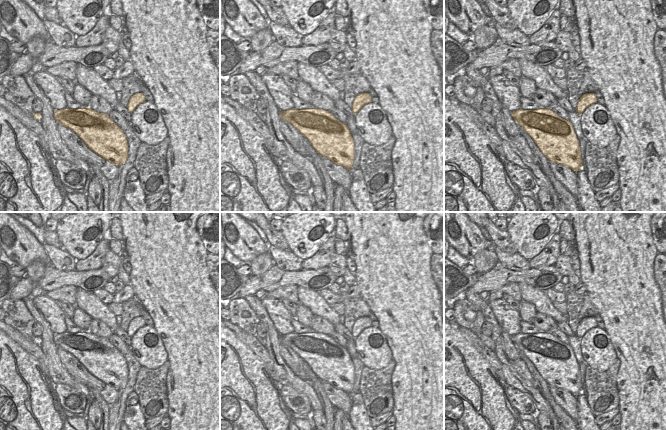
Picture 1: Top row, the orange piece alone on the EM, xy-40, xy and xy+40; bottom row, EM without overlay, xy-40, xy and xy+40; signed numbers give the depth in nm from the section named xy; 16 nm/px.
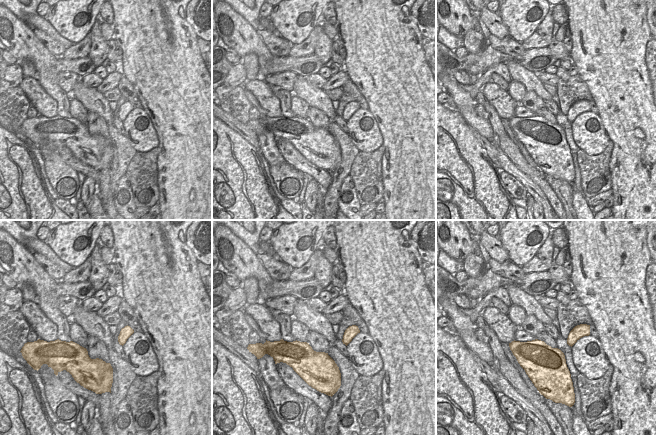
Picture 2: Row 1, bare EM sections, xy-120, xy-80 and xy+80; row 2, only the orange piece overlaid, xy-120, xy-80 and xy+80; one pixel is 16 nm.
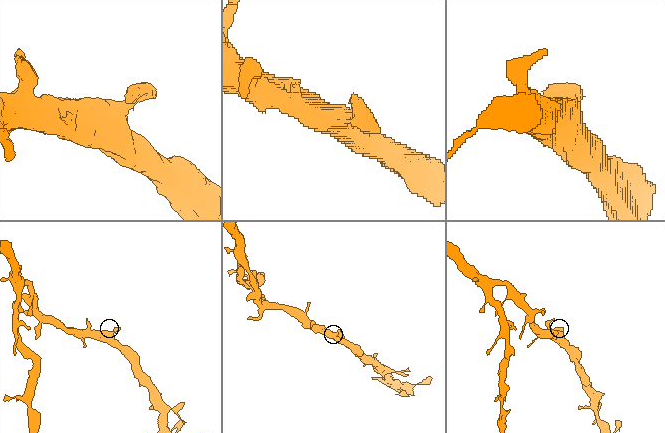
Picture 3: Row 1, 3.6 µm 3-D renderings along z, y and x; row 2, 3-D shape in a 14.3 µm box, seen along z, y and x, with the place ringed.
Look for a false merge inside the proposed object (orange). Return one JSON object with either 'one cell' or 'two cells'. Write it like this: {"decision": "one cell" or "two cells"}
{"decision": "one cell"}

